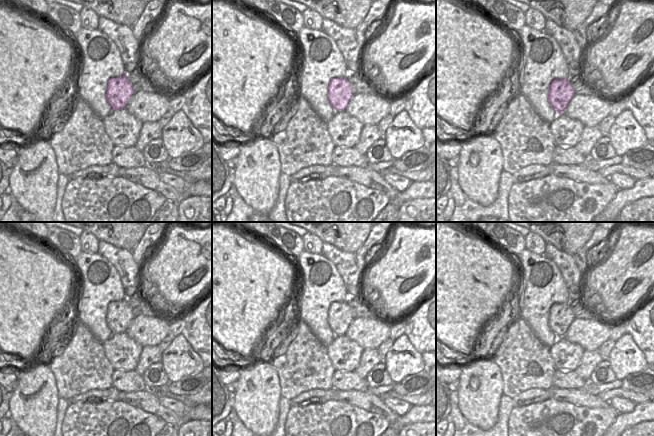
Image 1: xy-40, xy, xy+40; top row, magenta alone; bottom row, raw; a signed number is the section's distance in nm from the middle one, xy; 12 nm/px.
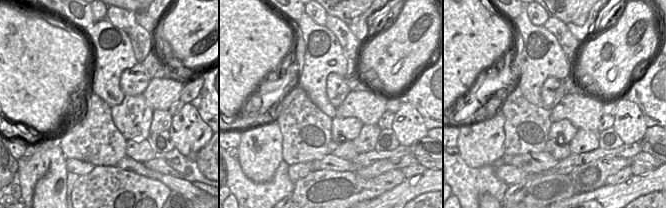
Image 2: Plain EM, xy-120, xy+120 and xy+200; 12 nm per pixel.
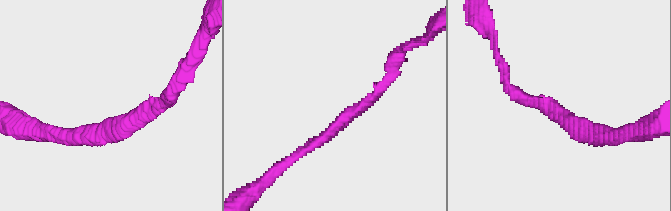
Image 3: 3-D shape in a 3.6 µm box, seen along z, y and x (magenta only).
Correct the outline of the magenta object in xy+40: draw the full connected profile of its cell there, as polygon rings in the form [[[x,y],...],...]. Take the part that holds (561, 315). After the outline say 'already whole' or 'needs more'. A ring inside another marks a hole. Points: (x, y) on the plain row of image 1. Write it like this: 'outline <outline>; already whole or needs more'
outline [[[554,303],[549,310],[548,324],[557,338],[564,337],[574,319],[569,303]]]; already whole

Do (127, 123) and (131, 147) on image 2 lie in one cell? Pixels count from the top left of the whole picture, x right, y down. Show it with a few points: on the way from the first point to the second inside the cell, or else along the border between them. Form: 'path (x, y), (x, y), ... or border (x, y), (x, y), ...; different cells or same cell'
border (147, 138), (129, 139), (127, 141); different cells

